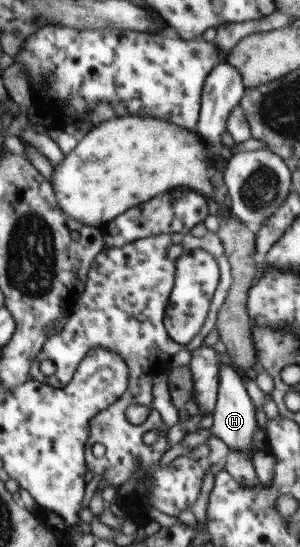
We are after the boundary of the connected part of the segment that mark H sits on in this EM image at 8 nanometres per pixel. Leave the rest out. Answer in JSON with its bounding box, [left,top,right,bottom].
[181,363,258,455]

